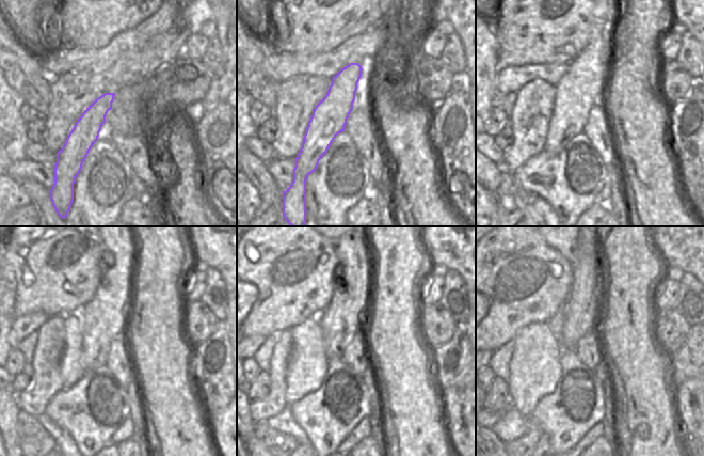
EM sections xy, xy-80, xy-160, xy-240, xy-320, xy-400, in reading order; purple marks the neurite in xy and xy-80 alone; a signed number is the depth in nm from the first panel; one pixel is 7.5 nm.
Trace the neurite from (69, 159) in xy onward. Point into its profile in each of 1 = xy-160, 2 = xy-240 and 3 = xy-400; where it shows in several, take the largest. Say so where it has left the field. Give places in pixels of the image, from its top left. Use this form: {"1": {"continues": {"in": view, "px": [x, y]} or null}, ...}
{"1": {"continues": {"in": "xy-160", "px": [576, 92]}}, "2": {"continues": {"in": "xy-240", "px": [105, 318]}}, "3": {"continues": {"in": "xy-400", "px": [584, 304]}}}

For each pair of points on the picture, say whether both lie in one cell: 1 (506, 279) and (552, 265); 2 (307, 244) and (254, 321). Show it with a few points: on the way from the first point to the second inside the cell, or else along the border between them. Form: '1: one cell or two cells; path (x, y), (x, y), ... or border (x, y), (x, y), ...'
1: one cell; path (517, 279), (534, 279), (540, 277)
2: one cell; path (293, 263), (285, 291), (273, 302)

